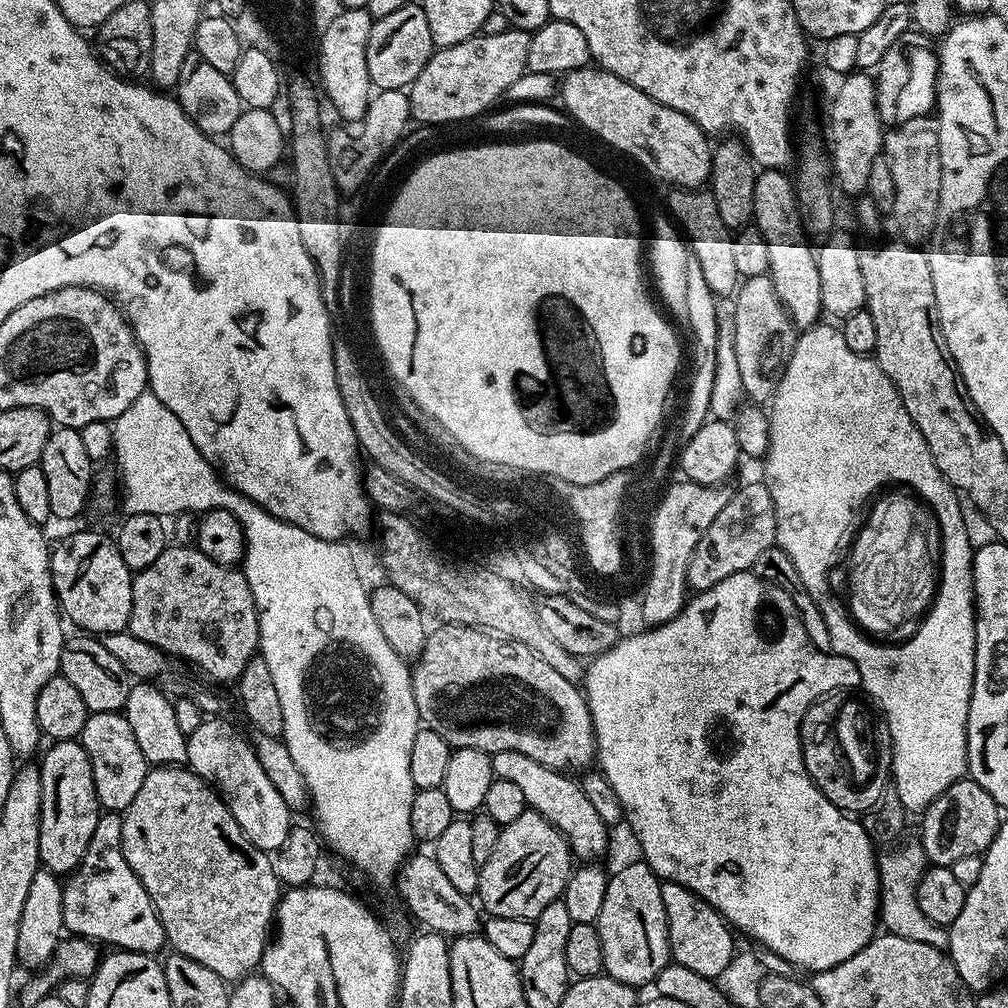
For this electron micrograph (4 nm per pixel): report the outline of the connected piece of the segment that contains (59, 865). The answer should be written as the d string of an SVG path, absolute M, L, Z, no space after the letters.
M79 739L58 740L47 746L43 749L44 757L42 752L38 760L42 778L38 850L41 865L64 878L82 862L102 809L94 790L94 770L90 770L90 758Z

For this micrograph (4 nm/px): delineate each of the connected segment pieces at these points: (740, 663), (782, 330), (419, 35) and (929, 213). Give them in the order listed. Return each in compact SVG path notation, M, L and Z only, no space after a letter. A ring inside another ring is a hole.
M751 570L722 578L718 586L710 586L710 590L695 593L685 603L684 610L670 622L657 624L651 630L644 630L648 632L628 636L625 640L624 637L617 639L610 650L591 657L589 664L592 665L589 668L587 665L582 676L582 691L588 699L588 709L592 715L599 771L604 773L606 782L614 786L614 794L618 794L618 802L624 807L627 823L632 823L632 832L640 843L640 852L644 855L641 857L651 866L652 873L660 877L661 881L688 887L724 917L737 933L745 932L750 939L760 943L761 949L780 955L792 963L796 970L805 968L806 973L813 974L830 970L846 959L853 958L878 932L880 882L878 852L875 852L874 841L866 834L859 819L834 806L824 797L822 790L814 786L802 762L800 741L802 714L806 714L814 701L819 700L825 692L840 692L844 688L859 689L861 682L858 666L854 666L850 658L823 652L810 642L810 634L806 634L806 626L802 626L802 618L786 590L778 588L769 591L768 596L773 610L780 612L784 619L780 637L777 640L760 640L756 633L756 615L760 612L764 591L765 585Z
M771 275L750 277L741 283L734 293L736 306L734 308L734 354L738 361L738 370L742 373L744 395L753 404L767 405L774 391L773 378L780 377L792 357L798 335L797 325L792 323L790 314L782 306L778 298L778 290L774 290Z
M409 2L402 10L394 10L394 14L373 23L370 38L366 46L366 70L370 74L373 85L377 89L407 89L422 74L422 66L432 56L434 45L430 38L430 22L426 22L426 14L419 3Z
M919 116L902 124L889 127L884 134L882 159L890 166L890 174L894 174L894 206L891 219L896 219L896 228L907 243L917 246L931 241L932 231L938 218L938 190L942 190L942 158L940 143L936 133L936 124L928 116Z

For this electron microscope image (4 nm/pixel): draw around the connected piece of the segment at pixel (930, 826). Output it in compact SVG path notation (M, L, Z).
M965 778L954 782L931 806L919 817L920 833L918 839L925 850L927 859L936 866L956 866L959 860L968 860L971 856L979 857L988 851L990 842L1000 829L1002 809L990 798L978 782Z

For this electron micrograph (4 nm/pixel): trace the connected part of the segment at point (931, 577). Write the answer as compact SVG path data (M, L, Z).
M893 492L893 496L881 495L881 500L871 505L872 513L856 545L855 540L851 545L852 568L847 569L846 592L852 595L850 615L865 633L880 638L888 638L884 636L906 627L911 620L919 621L927 613L938 587L940 527L936 517L915 495Z

